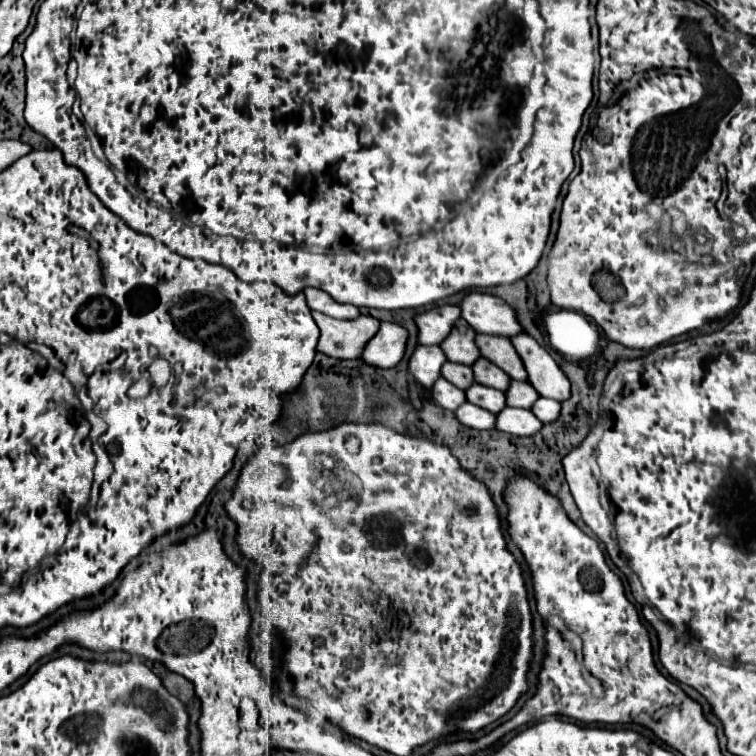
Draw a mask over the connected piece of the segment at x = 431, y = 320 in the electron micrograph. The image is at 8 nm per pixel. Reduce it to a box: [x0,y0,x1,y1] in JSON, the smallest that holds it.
[415,304,461,344]

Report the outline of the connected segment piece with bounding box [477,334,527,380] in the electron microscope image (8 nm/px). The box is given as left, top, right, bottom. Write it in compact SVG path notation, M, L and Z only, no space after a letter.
M479 334L477 336L477 346L481 350L481 356L489 358L493 364L497 364L501 370L505 370L513 380L527 380L527 370L511 344L511 340L503 336L489 336L489 334Z

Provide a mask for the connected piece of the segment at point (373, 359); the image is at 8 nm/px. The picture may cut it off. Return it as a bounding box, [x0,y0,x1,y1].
[363,322,407,368]

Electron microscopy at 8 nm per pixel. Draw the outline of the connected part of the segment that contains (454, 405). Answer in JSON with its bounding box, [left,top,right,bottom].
[433,378,467,410]

